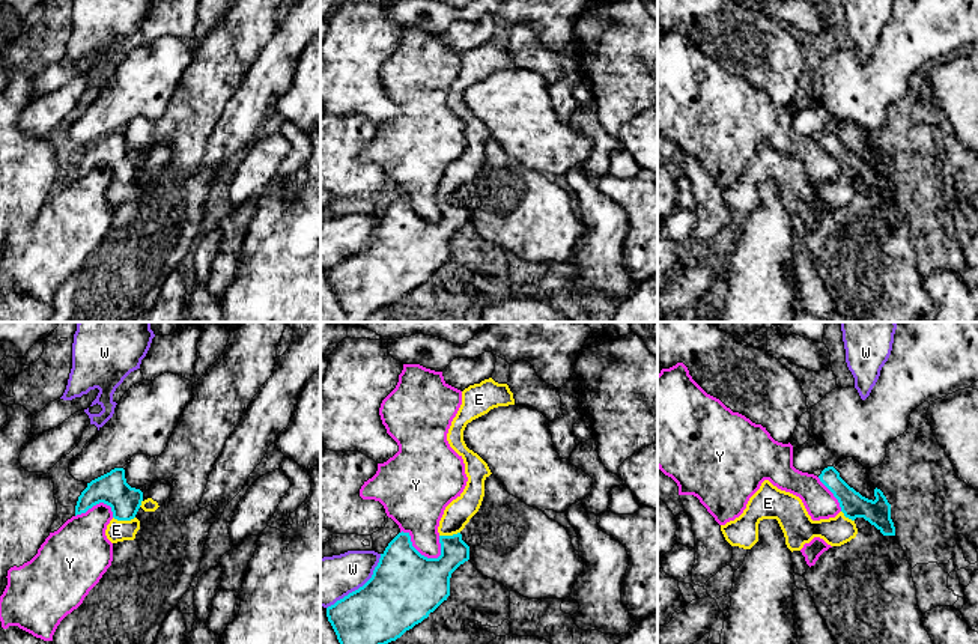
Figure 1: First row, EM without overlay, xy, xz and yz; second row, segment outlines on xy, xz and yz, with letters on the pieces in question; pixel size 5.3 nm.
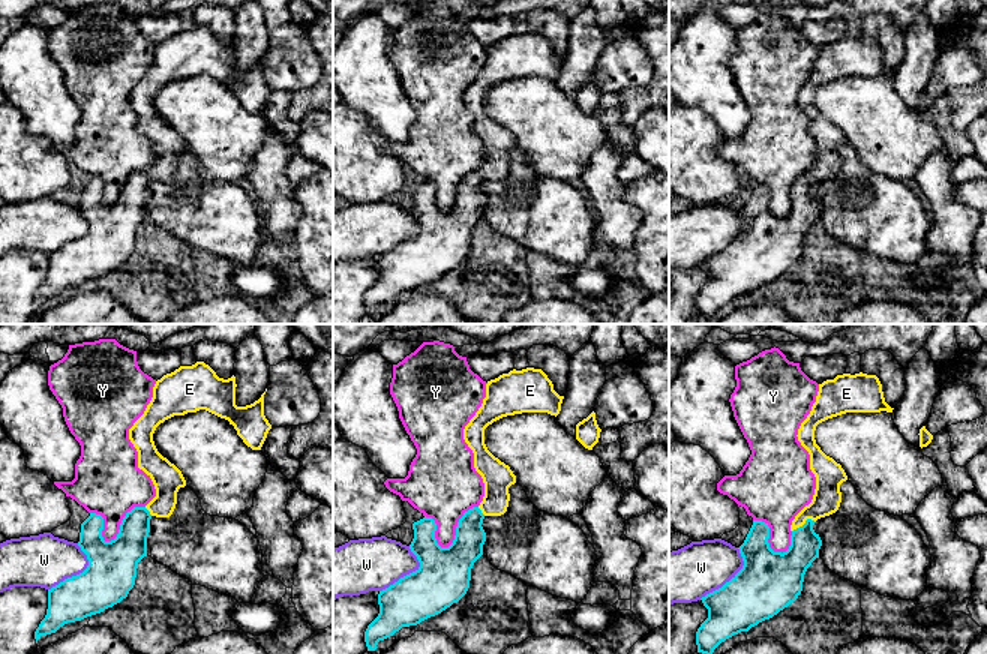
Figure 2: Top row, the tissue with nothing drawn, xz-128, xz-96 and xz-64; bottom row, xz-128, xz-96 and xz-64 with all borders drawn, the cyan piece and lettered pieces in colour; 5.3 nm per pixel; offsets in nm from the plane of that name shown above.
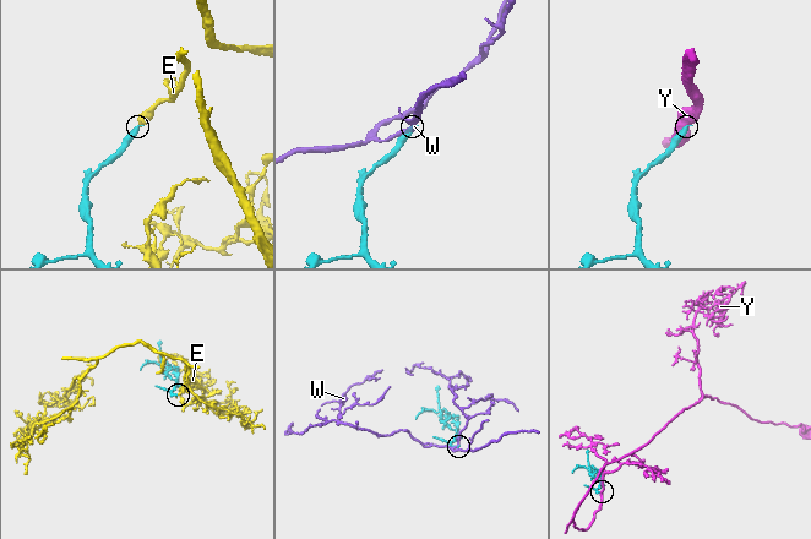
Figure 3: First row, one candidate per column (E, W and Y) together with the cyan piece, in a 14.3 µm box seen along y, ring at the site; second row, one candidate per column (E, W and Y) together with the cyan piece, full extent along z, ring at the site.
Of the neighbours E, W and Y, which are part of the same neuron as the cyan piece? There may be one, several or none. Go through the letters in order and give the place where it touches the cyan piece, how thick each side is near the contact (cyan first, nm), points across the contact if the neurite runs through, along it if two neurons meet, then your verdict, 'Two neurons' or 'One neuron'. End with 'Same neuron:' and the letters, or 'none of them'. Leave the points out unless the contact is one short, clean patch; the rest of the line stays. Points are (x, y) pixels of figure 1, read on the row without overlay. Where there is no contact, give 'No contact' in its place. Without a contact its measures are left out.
E: Touches cyan at xy (124, 182). Thickness 170 nm (cyan) against 110 nm. One neuron
W: Touches cyan at xz (360, 250). Thickness 380 nm (cyan) against 260 nm. Two neurons
Y: Touches cyan at xz (417, 214). Thickness 380 nm (cyan) against 300 nm. Two neurons
Same neuron: E

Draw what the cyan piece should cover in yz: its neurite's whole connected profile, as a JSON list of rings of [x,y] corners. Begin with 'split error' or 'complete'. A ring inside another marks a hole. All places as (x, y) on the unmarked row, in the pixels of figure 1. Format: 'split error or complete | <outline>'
complete | [[[834,129],[825,131],[819,141],[838,163],[846,181],[852,184],[864,181],[883,199],[895,199],[895,190],[891,182],[891,167],[880,152],[874,152],[874,164],[868,163],[850,150]]]

